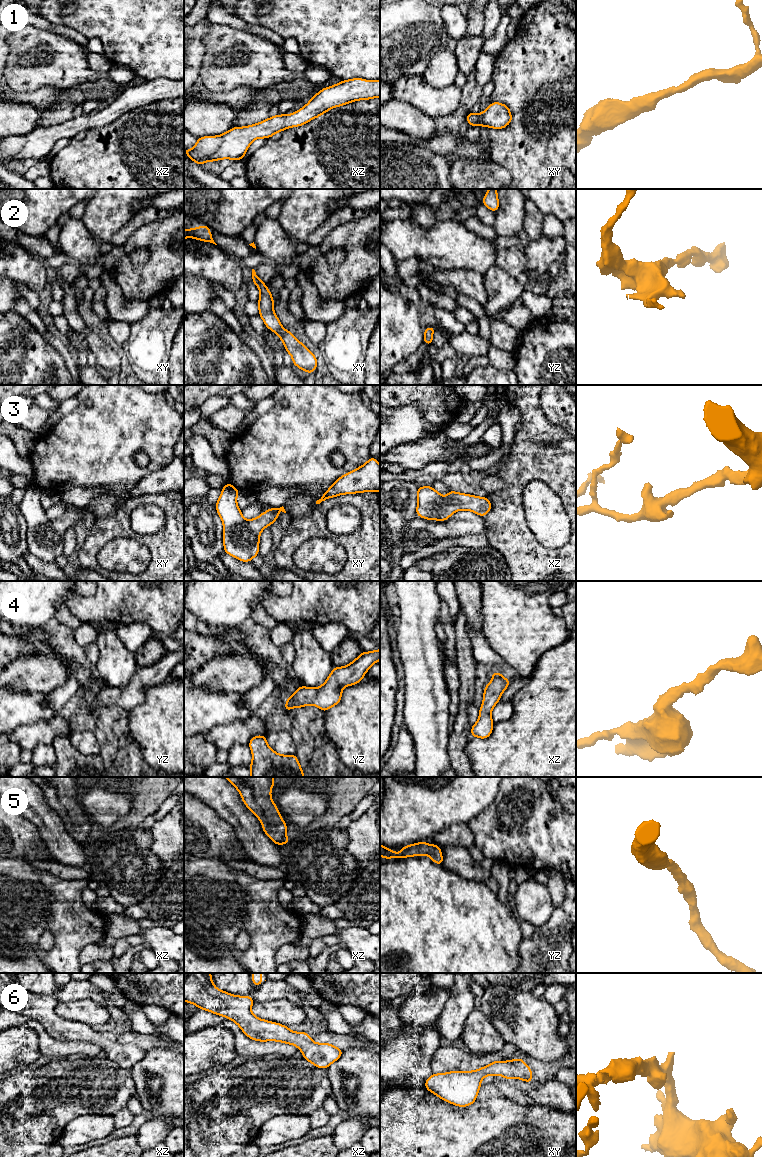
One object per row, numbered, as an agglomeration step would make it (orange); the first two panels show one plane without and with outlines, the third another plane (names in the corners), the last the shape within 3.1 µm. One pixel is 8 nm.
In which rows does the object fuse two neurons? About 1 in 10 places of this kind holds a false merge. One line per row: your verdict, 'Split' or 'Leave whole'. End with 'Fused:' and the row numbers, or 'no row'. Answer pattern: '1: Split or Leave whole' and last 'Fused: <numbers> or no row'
1: Leave whole
2: Leave whole
3: Leave whole
4: Leave whole
5: Leave whole
6: Leave whole
Fused: no row

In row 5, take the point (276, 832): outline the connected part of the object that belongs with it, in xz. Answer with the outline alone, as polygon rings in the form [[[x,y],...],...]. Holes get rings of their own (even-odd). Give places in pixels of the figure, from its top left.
[[[225,777],[240,793],[245,804],[262,822],[265,834],[276,844],[288,844],[287,825],[282,819],[274,801],[271,789],[273,777]]]

